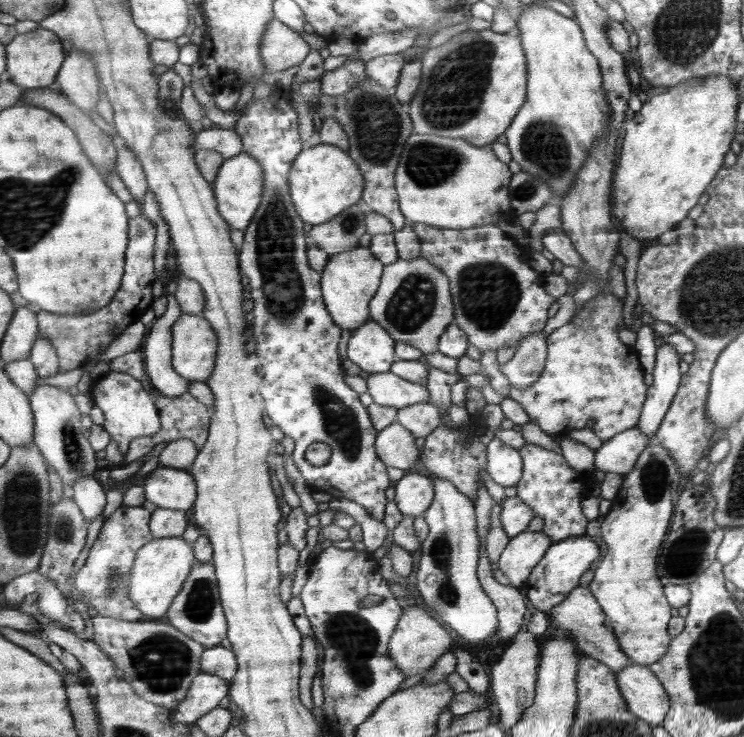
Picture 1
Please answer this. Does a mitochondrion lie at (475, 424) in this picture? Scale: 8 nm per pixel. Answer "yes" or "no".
no

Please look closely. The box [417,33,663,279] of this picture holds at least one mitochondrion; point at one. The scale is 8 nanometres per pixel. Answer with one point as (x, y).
(542, 144)

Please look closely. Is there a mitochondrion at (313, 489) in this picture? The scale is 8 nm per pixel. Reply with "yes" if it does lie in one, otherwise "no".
no

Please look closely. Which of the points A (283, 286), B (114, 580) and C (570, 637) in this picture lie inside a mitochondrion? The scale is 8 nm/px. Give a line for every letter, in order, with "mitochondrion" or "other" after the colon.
A: mitochondrion
B: mitochondrion
C: other

